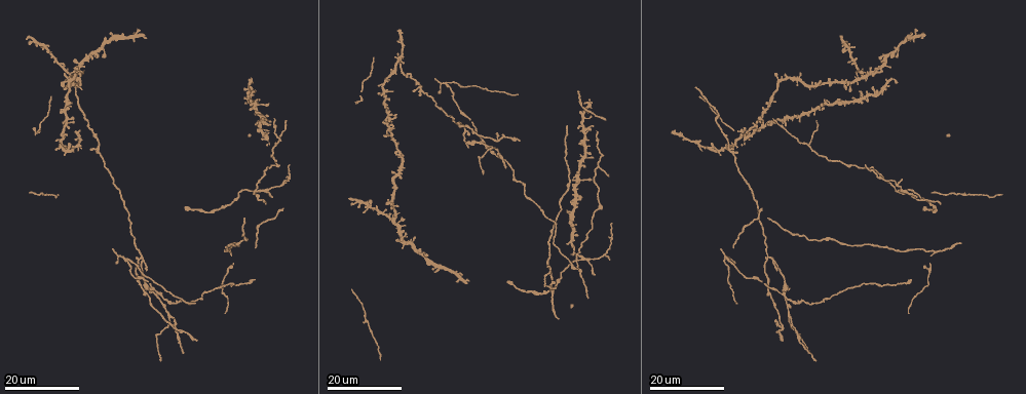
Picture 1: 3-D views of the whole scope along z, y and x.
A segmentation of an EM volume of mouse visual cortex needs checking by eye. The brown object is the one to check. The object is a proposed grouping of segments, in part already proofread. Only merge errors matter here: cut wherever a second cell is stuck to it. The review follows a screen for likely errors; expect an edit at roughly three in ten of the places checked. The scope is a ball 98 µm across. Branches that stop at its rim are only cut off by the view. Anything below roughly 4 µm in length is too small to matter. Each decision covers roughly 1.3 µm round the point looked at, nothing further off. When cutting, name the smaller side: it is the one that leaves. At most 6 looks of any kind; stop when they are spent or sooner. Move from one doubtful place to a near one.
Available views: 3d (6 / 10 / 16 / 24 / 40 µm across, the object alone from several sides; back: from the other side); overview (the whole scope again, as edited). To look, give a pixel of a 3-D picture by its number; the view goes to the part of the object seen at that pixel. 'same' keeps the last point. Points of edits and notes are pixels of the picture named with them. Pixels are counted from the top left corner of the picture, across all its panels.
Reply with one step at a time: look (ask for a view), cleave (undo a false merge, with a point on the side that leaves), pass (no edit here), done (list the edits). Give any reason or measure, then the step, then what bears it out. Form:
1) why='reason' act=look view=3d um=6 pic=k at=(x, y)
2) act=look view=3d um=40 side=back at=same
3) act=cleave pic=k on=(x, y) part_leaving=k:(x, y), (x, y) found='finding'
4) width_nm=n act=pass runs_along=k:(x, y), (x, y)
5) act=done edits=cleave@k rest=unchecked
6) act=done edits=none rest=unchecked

why='thin arm on a thick one' act=look view=3d um=16 pic=1 at=(449, 81)

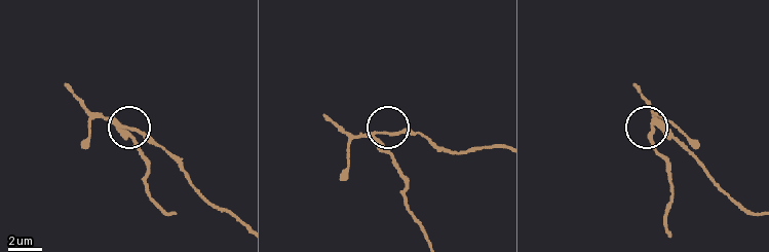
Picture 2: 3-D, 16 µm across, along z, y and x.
act=look view=3d um=6 pic=2 at=(380, 134)

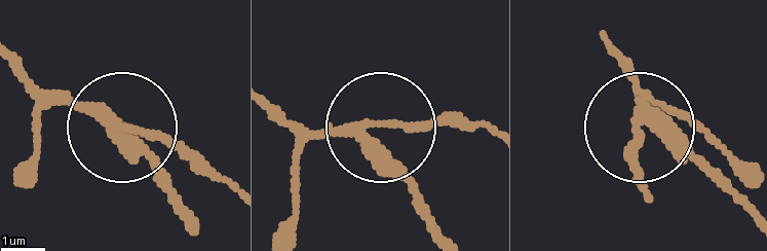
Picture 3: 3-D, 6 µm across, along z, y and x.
side_arm_um=5 act=cleave pic=3 on=(153, 136) part_leaving=3:(92, 110), (178, 140), (233, 188) found='a second cell is stuck on'

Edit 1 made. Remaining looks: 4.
why='redraw' act=look view=overview

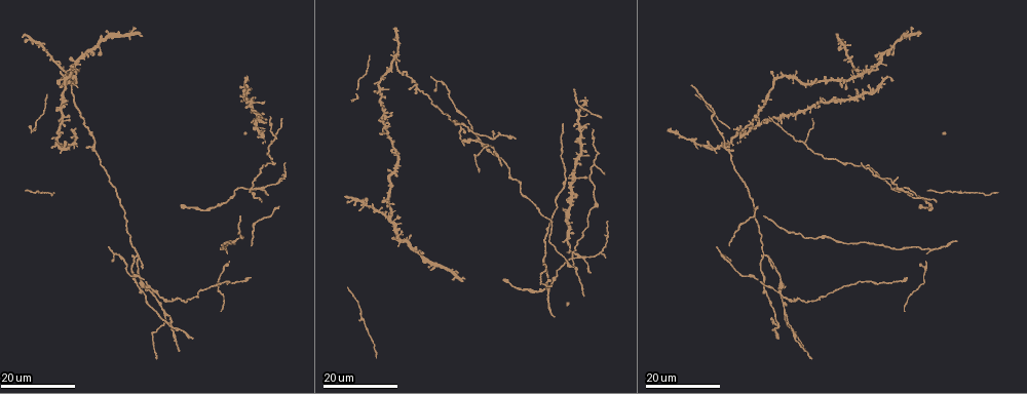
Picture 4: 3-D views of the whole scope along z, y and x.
why='three-way junction' act=look view=3d um=16 pic=4 at=(473, 140)

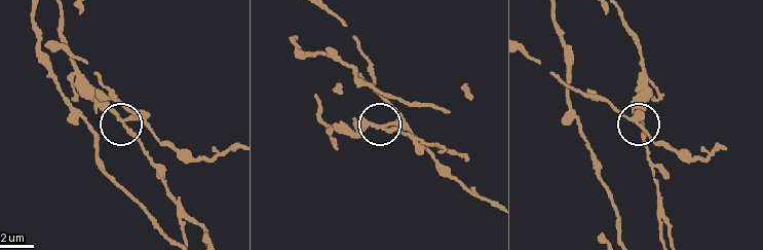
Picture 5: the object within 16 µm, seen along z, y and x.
act=look view=3d um=10 pic=5 at=(124, 121)

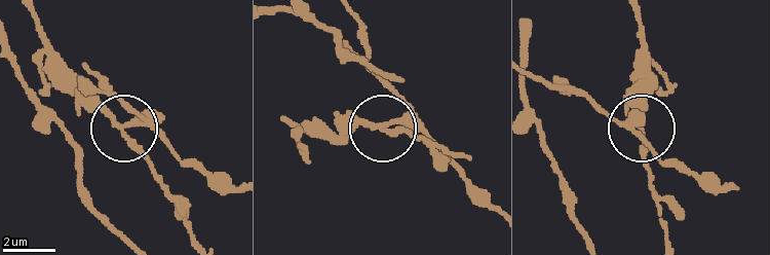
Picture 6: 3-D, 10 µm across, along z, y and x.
arms=3 act=cleave pic=6 on=(148, 158) part_leaving=6:(634, 117), (639, 17) found='a second cell is stuck on'

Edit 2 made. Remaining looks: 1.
act=done edits=cleave@3,cleave@6 rest=unchecked

